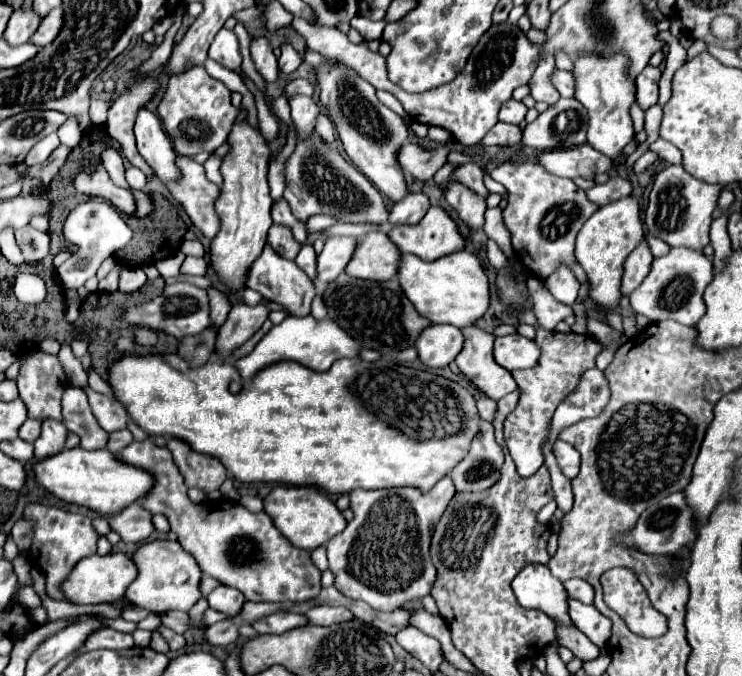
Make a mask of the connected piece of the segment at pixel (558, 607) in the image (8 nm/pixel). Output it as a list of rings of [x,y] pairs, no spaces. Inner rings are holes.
[[[546,565],[524,567],[524,571],[512,581],[512,589],[522,607],[538,609],[564,627],[572,625],[568,615],[568,593],[564,585],[552,577]]]

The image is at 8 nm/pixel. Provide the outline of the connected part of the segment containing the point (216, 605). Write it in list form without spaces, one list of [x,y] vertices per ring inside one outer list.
[[[218,585],[208,597],[210,601],[210,607],[224,613],[224,615],[236,615],[242,605],[244,605],[244,595],[236,589],[230,589],[230,587],[224,587],[224,585]]]

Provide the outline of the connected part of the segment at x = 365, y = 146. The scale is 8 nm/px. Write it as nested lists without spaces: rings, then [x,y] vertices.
[[[336,63],[336,67],[320,67],[316,71],[320,85],[320,101],[326,105],[330,119],[334,121],[340,141],[350,161],[394,203],[406,197],[406,179],[398,163],[398,153],[408,141],[408,125],[400,115],[390,111],[376,99],[376,89],[360,79],[352,69]]]

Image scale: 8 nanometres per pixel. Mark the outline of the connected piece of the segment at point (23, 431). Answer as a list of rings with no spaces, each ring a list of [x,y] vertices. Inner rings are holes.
[[[26,419],[24,425],[20,427],[18,437],[24,439],[24,441],[28,441],[28,443],[34,443],[34,441],[40,437],[40,421],[36,421],[36,419]]]

